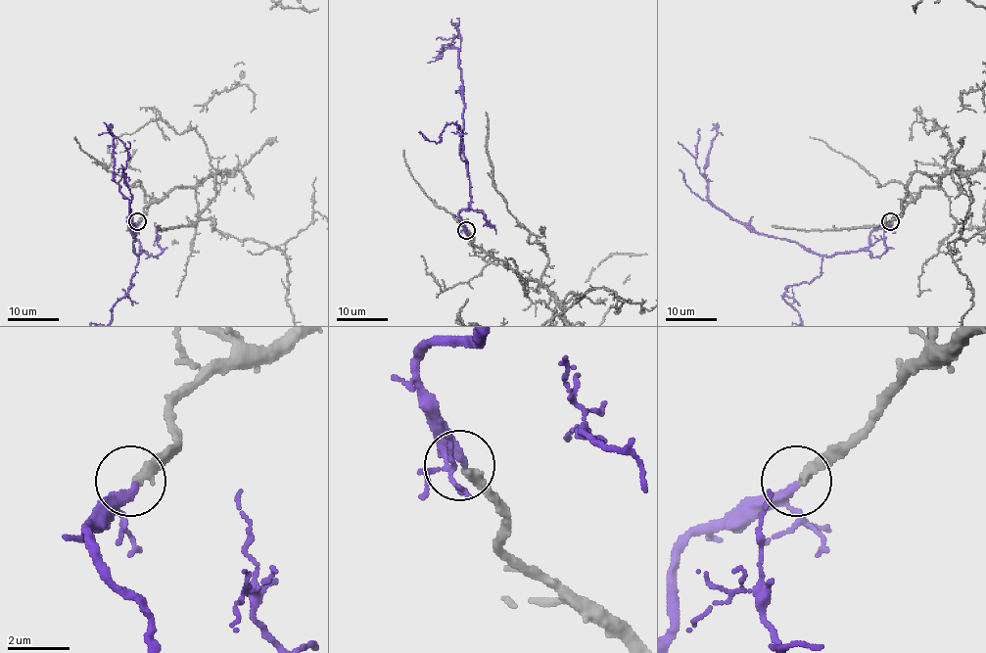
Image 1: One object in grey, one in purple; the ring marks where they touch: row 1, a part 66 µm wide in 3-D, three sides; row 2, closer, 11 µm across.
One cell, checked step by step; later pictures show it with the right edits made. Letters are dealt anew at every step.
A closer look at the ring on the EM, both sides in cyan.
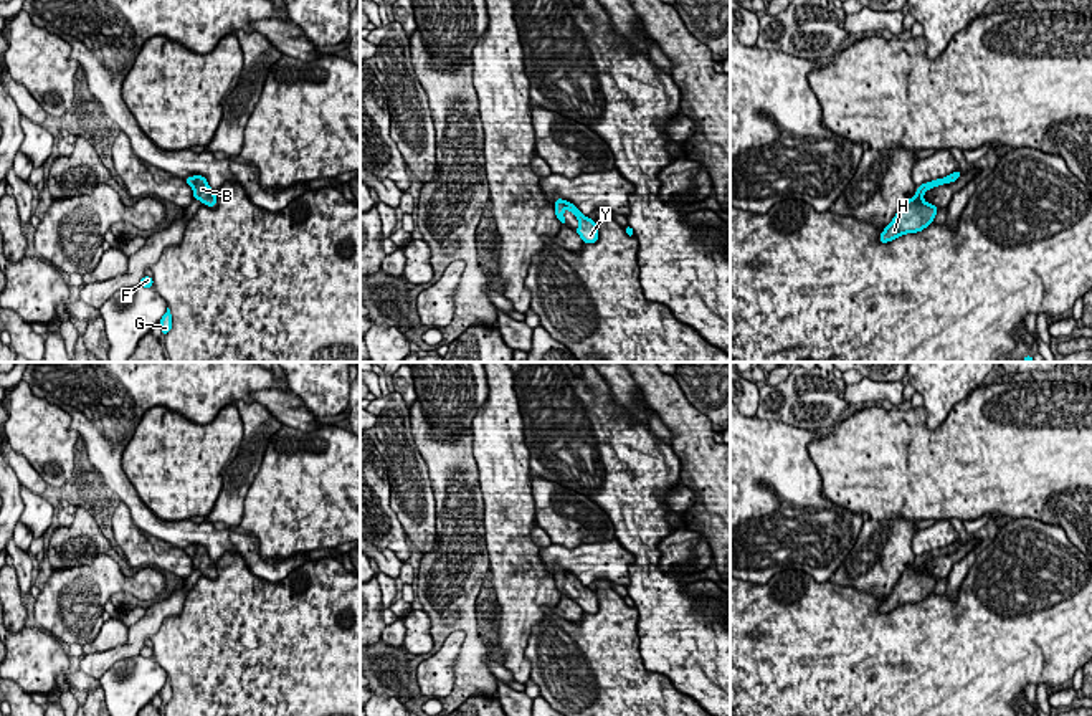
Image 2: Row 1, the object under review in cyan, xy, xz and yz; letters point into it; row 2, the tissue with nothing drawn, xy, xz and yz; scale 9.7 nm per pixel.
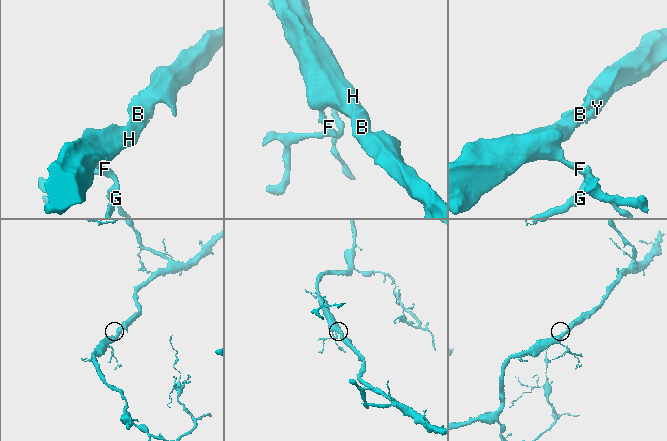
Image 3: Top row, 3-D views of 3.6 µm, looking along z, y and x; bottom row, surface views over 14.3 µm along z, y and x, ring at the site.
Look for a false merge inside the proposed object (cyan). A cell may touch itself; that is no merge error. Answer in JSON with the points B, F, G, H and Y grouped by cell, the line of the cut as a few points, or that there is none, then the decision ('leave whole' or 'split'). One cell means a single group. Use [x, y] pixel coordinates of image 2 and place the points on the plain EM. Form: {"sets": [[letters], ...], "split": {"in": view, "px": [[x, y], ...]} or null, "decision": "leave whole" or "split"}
{"sets": [["B", "F", "G", "H", "Y"]], "split": null, "decision": "leave whole"}

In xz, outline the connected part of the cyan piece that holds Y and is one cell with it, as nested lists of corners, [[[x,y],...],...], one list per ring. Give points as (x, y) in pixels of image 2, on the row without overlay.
[[[557,569],[555,570],[555,585],[562,595],[567,595],[567,590],[563,589],[565,579],[570,580],[577,587],[577,590],[580,592],[580,597],[575,599],[575,602],[582,607],[582,610],[585,613],[596,613],[598,612],[596,592],[582,585],[580,580],[573,574]]]

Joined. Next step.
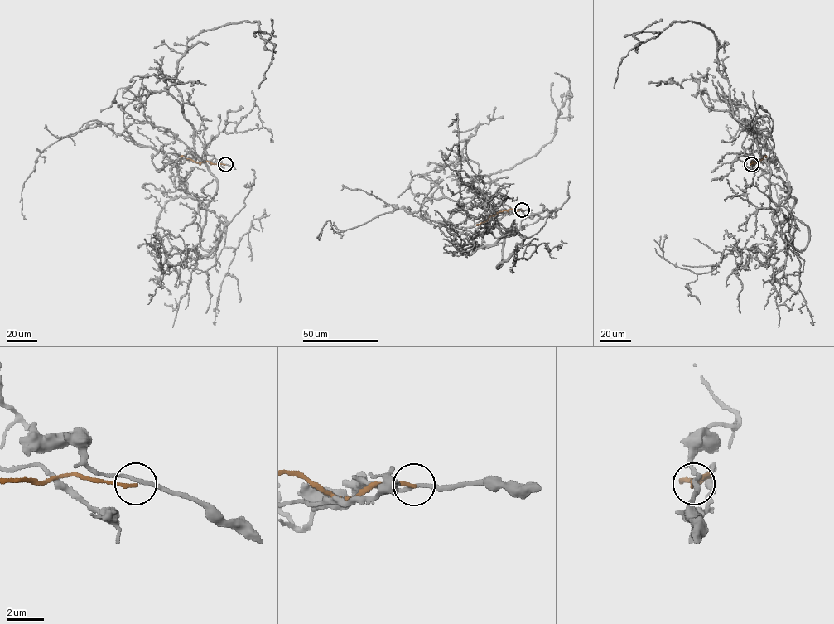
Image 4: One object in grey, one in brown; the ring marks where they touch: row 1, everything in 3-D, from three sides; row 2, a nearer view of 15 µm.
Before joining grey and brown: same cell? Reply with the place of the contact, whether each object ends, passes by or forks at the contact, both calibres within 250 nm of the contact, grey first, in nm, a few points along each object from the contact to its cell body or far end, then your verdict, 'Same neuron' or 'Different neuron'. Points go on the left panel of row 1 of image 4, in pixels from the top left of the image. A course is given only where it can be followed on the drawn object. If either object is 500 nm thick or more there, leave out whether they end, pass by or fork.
Place: (225, 164). At the ring grey passes by. At the ring brown ends. Thickness 200 nm (grey) against 180 nm. Course of grey: (225, 164), (195, 130), (195, 155), (175, 162), (224, 224), (214, 249), (174, 253), (163, 274), (154, 236). Course of brown: (225, 164), (195, 162), (180, 156). Different neuron

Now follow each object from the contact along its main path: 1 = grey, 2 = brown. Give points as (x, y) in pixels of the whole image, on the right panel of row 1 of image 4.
1: (751, 164), (742, 146), (749, 130), (789, 183), (770, 255), (735, 249), (697, 274), (664, 258), (660, 236)
2: (751, 164), (751, 162), (757, 162), (766, 156)

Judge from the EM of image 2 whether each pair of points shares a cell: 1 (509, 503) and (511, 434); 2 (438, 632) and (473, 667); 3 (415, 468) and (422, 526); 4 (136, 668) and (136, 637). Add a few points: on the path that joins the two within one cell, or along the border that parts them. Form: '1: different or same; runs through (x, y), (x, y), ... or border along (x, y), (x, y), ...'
1: same; runs through (509, 486), (509, 450)
2: same; runs through (455, 627), (463, 627), (473, 637), (473, 650)
3: same; runs through (415, 483), (417, 511)
4: different; border along (137, 653), (119, 658), (103, 675)

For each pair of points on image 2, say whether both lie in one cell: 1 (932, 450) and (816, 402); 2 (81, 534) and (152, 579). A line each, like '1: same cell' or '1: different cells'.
1: different cells
2: different cells

